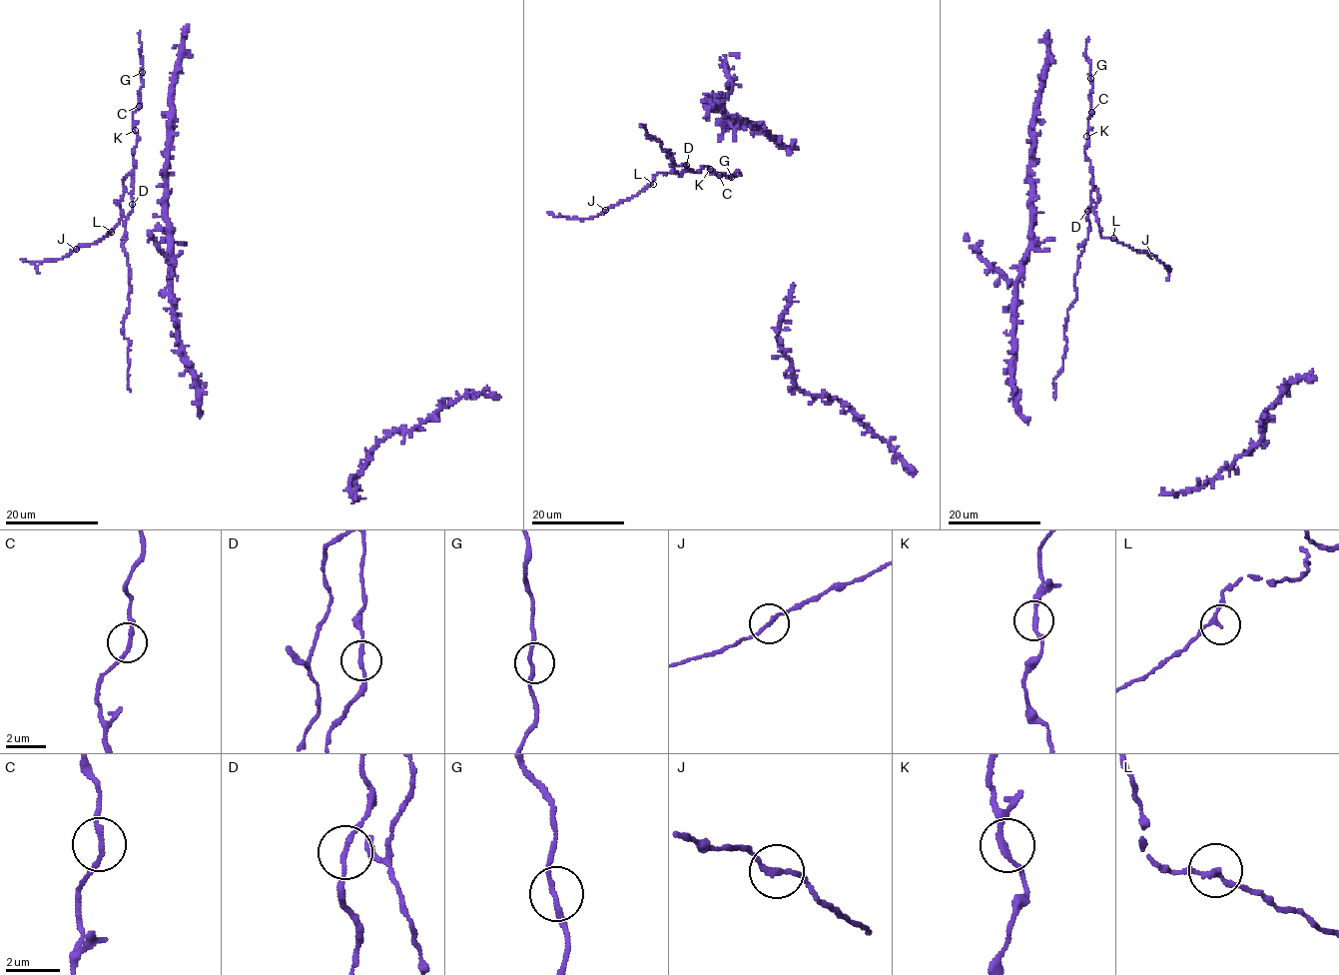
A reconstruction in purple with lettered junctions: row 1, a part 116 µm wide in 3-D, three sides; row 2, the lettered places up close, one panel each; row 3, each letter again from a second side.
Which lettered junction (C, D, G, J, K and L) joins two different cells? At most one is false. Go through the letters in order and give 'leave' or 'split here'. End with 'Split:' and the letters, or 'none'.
C: leave
D: leave
G: leave
J: leave
K: leave
L: leave
Split: none

